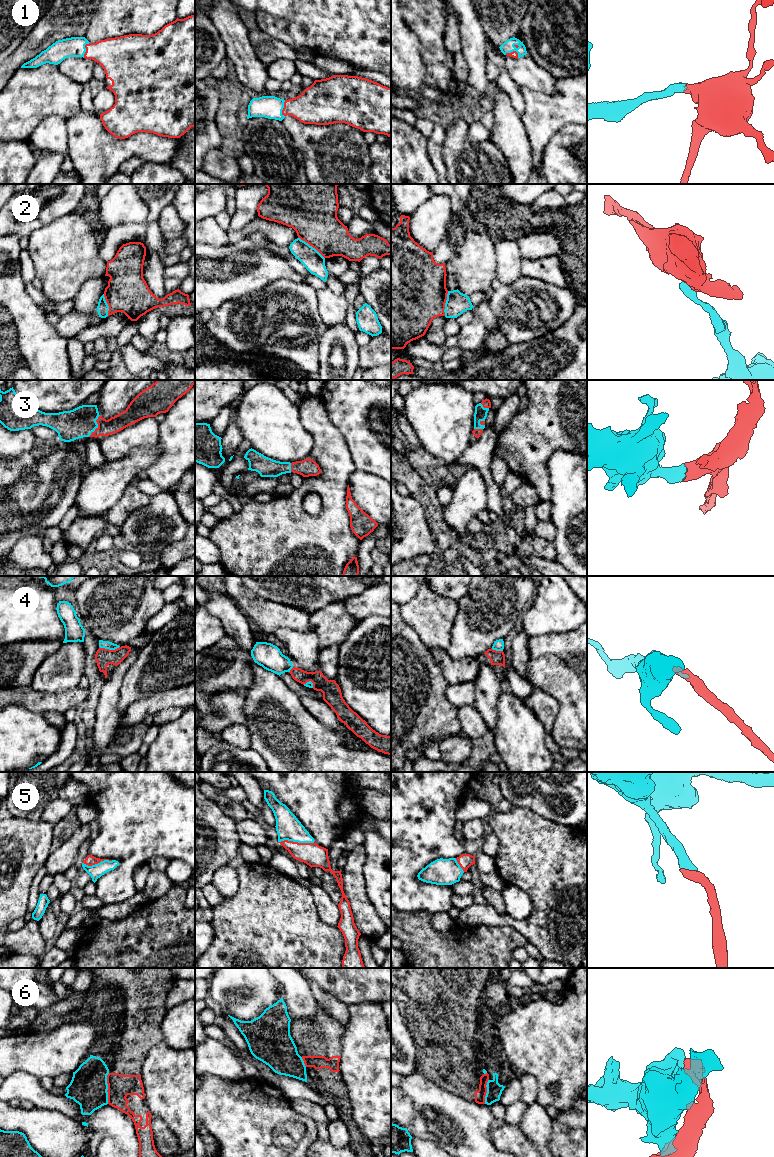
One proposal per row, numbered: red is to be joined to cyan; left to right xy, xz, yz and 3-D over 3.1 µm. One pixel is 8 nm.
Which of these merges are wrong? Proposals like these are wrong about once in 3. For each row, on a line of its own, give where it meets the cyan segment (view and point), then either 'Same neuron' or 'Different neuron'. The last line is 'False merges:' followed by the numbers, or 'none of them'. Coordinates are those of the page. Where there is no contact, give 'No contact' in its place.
1: Touches cyan at xy (85, 49). Same neuron
2: Touches cyan at xz (311, 246). Different neuron
3: Touches cyan at xy (97, 426). Same neuron
4: Touches cyan at xy (109, 649). Different neuron
5: Touches cyan at xz (296, 841). Same neuron
6: Touches cyan at xy (107, 1088). Different neuron
False merges: 2, 4, 6

